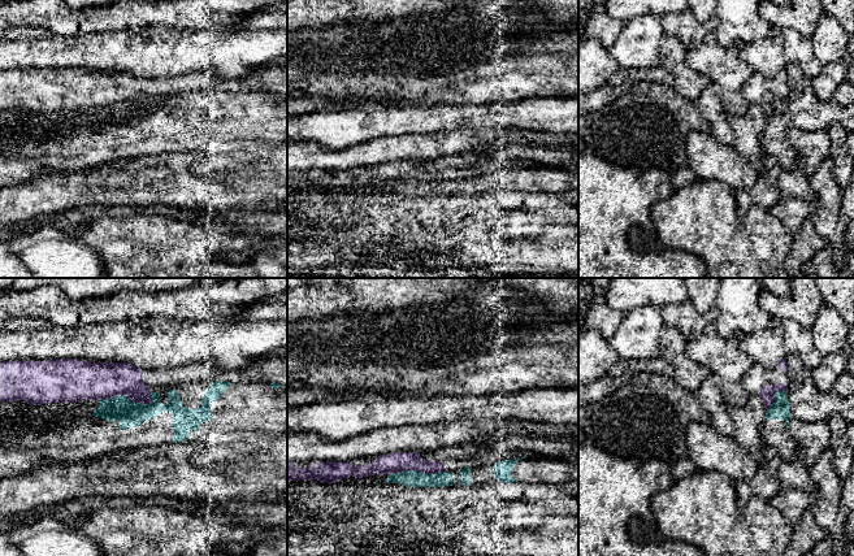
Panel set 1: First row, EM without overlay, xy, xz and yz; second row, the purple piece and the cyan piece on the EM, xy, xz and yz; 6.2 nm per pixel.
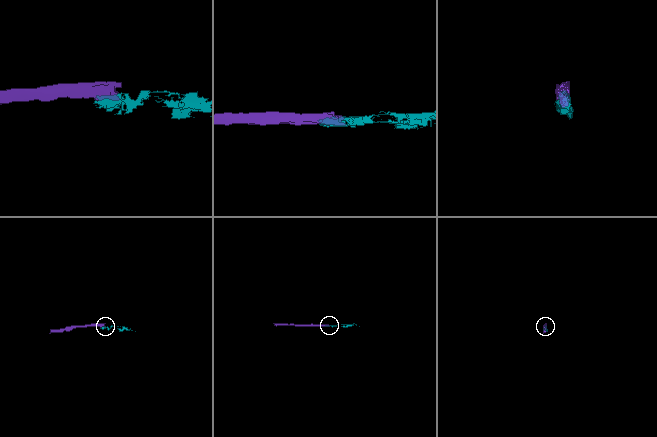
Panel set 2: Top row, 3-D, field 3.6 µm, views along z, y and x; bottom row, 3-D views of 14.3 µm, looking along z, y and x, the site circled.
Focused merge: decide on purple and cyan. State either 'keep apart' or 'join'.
keep apart

